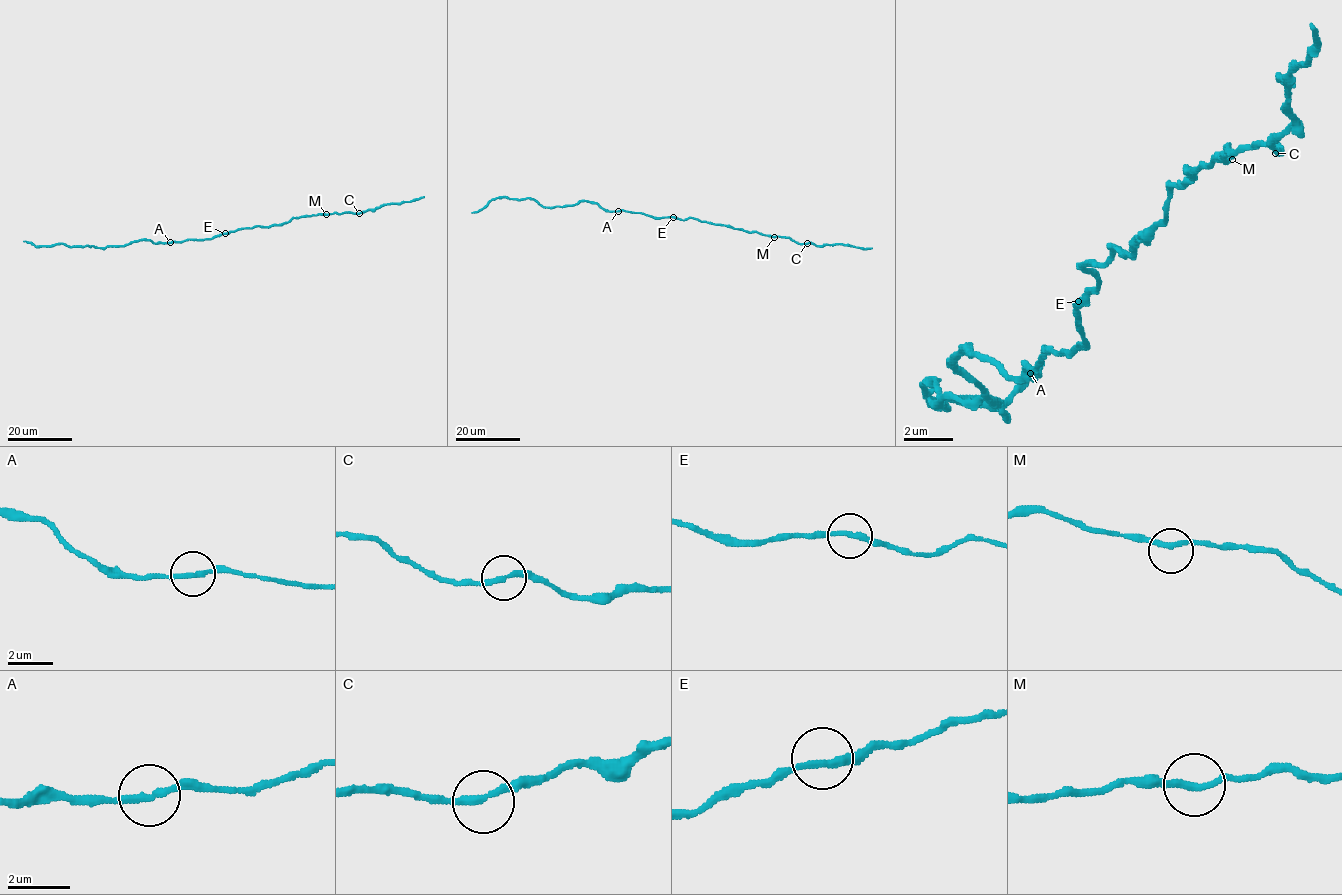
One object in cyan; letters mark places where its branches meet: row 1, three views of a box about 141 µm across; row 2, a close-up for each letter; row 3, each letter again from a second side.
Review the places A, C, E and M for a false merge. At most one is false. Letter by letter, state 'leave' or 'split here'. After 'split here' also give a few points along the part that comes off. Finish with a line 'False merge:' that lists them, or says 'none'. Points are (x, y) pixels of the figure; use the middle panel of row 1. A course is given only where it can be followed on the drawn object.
A: leave
C: leave
E: leave
M: leave
False merge: none

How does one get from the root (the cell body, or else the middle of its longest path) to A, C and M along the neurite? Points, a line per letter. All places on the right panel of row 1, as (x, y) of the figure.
A: (1078, 307), (1078, 326), (1084, 332), (1084, 344), (1078, 350), (1041, 350), (1035, 369), (1029, 369), (1029, 375)
C: (1078, 307), (1096, 289), (1084, 264), (1158, 227), (1170, 184), (1226, 159), (1226, 147), (1275, 153)
M: (1078, 307), (1096, 289), (1084, 264), (1103, 264), (1115, 246), (1127, 252), (1158, 227), (1170, 184), (1232, 159)

